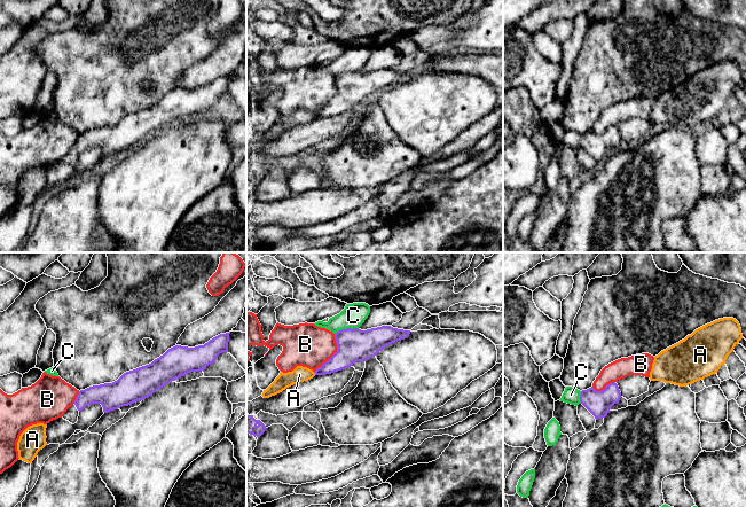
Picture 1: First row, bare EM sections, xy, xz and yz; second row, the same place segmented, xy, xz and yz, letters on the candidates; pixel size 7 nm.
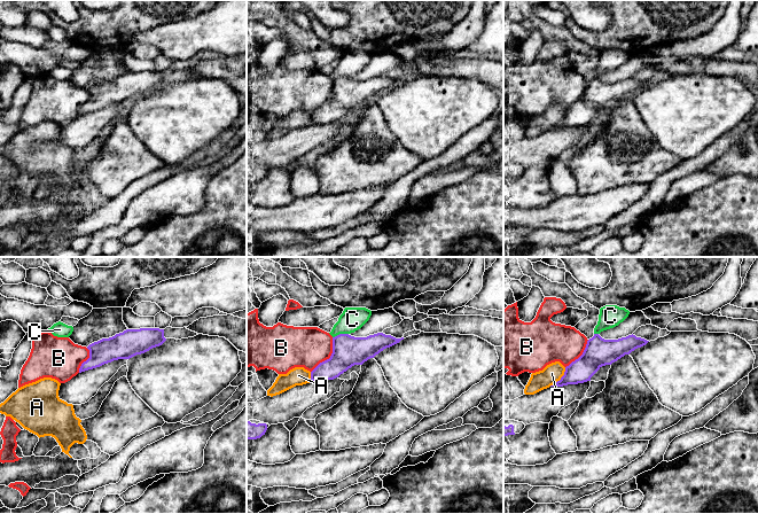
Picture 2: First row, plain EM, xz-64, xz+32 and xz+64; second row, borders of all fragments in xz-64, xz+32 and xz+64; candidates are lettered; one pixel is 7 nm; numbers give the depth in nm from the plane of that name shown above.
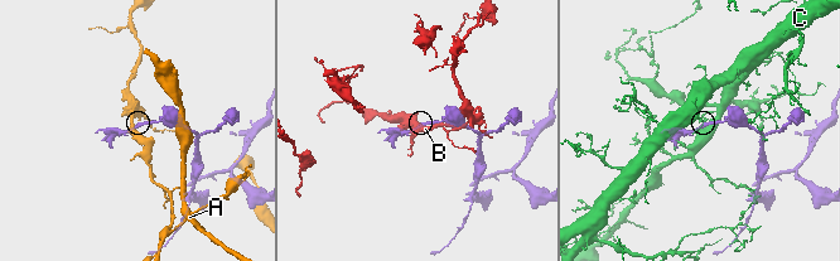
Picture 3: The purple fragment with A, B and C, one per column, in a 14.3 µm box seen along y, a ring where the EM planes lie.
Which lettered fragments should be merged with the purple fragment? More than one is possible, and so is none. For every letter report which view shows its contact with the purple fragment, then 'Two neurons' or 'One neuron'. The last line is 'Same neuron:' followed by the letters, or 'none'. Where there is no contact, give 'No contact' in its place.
A: Touches purple in xz. Two neurons
B: Touches purple in xz. Two neurons
C: Touches purple in xz. Two neurons
Same neuron: none

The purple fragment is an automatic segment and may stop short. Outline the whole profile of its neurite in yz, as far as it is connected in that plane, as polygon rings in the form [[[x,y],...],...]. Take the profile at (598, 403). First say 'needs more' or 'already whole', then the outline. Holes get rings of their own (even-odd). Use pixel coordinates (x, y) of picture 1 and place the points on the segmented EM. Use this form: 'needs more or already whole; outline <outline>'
already whole; outline [[[615,382],[610,383],[602,391],[596,391],[592,387],[582,390],[580,395],[580,404],[582,404],[596,420],[605,418],[611,407],[619,403],[621,392]]]

